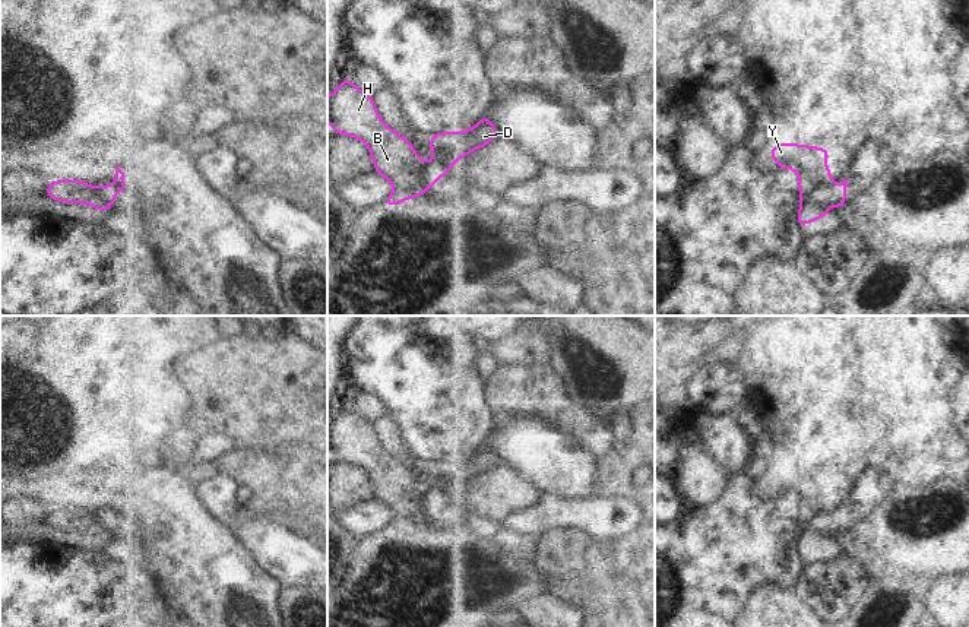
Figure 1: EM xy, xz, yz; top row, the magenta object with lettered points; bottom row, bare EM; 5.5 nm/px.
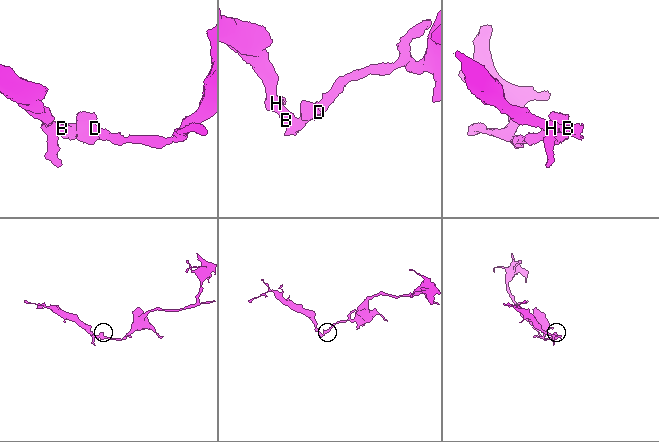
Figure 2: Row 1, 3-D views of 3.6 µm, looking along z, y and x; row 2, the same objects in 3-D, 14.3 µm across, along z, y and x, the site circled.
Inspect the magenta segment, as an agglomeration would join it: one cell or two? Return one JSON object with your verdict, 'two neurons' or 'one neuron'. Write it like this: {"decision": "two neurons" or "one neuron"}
{"decision": "two neurons"}

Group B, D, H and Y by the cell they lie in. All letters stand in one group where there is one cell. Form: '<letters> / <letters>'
B H / D Y

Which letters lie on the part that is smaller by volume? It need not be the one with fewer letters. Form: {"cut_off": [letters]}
{"cut_off": ["B", "H"]}

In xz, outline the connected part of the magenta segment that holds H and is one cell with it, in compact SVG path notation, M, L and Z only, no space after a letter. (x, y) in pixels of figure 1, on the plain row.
M348 403L327 424L327 449L336 462L362 468L374 500L393 512L390 523L383 528L384 535L419 525L444 504L438 493L418 484L411 468L384 452L374 425L357 415Z

